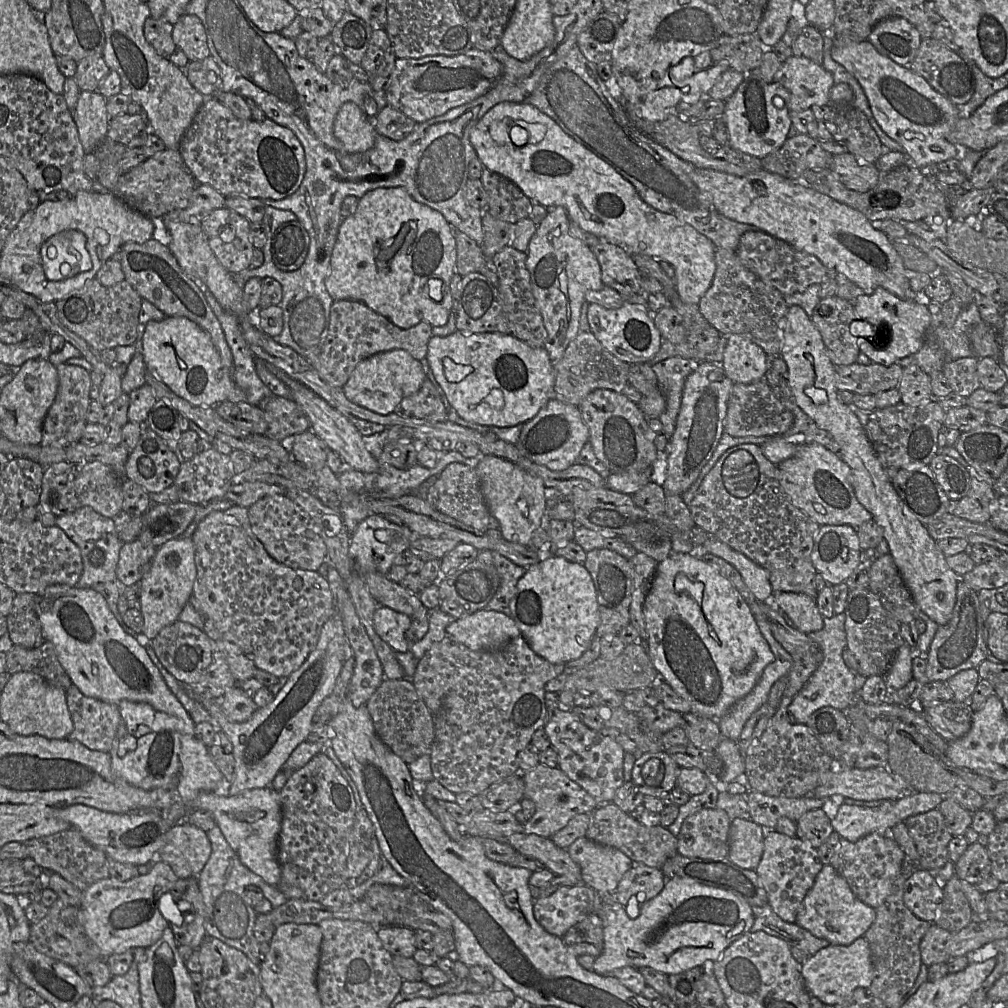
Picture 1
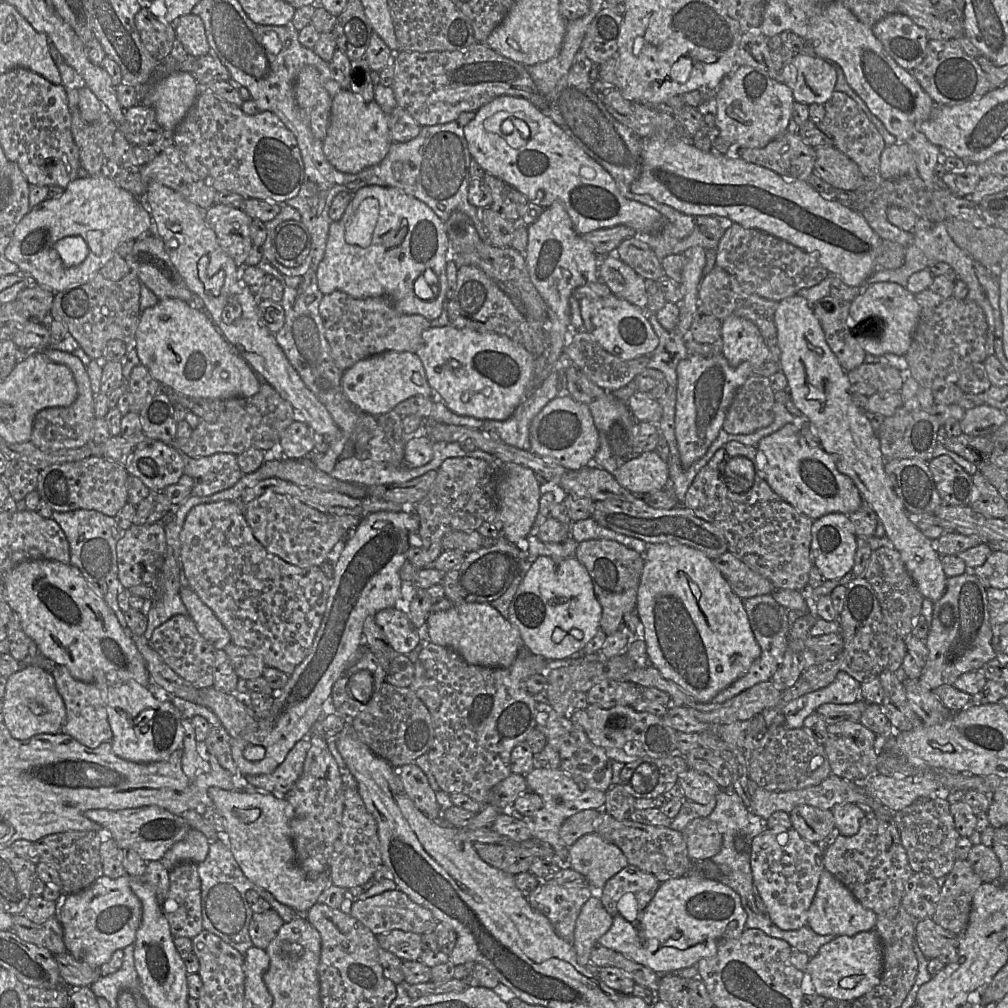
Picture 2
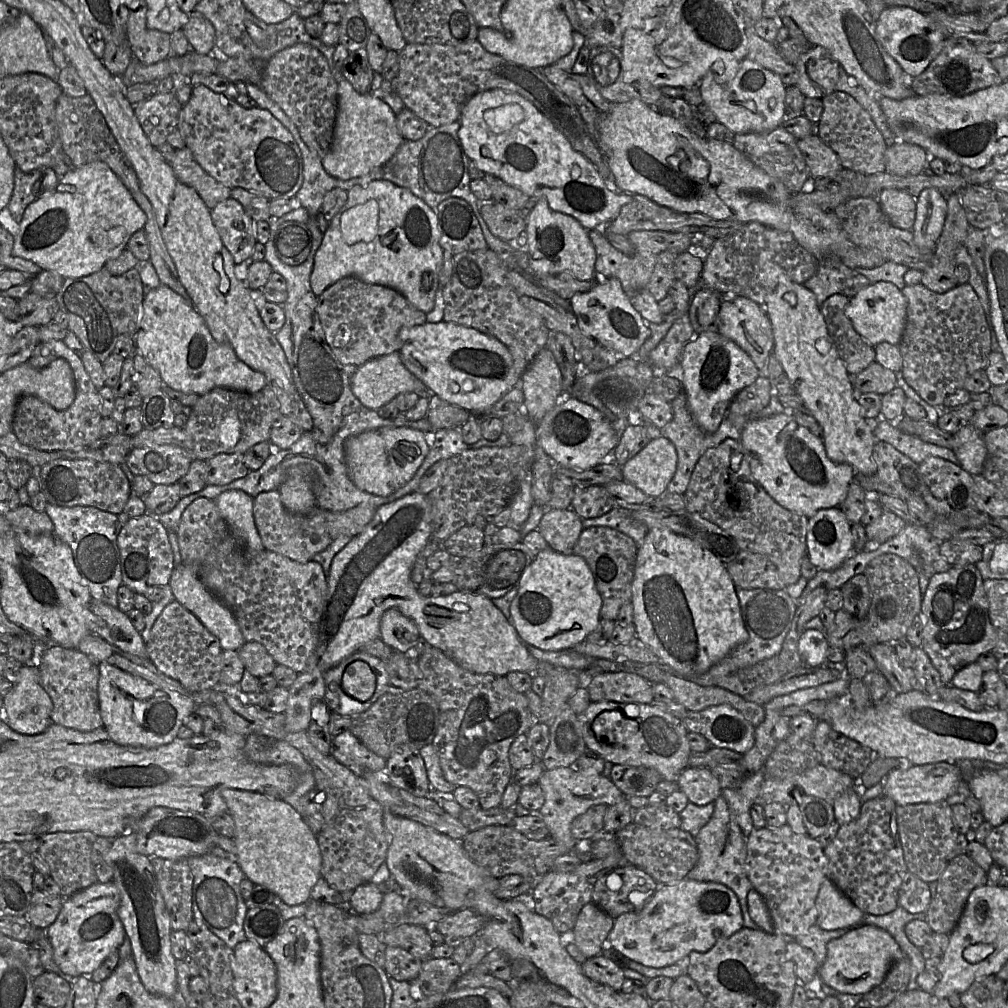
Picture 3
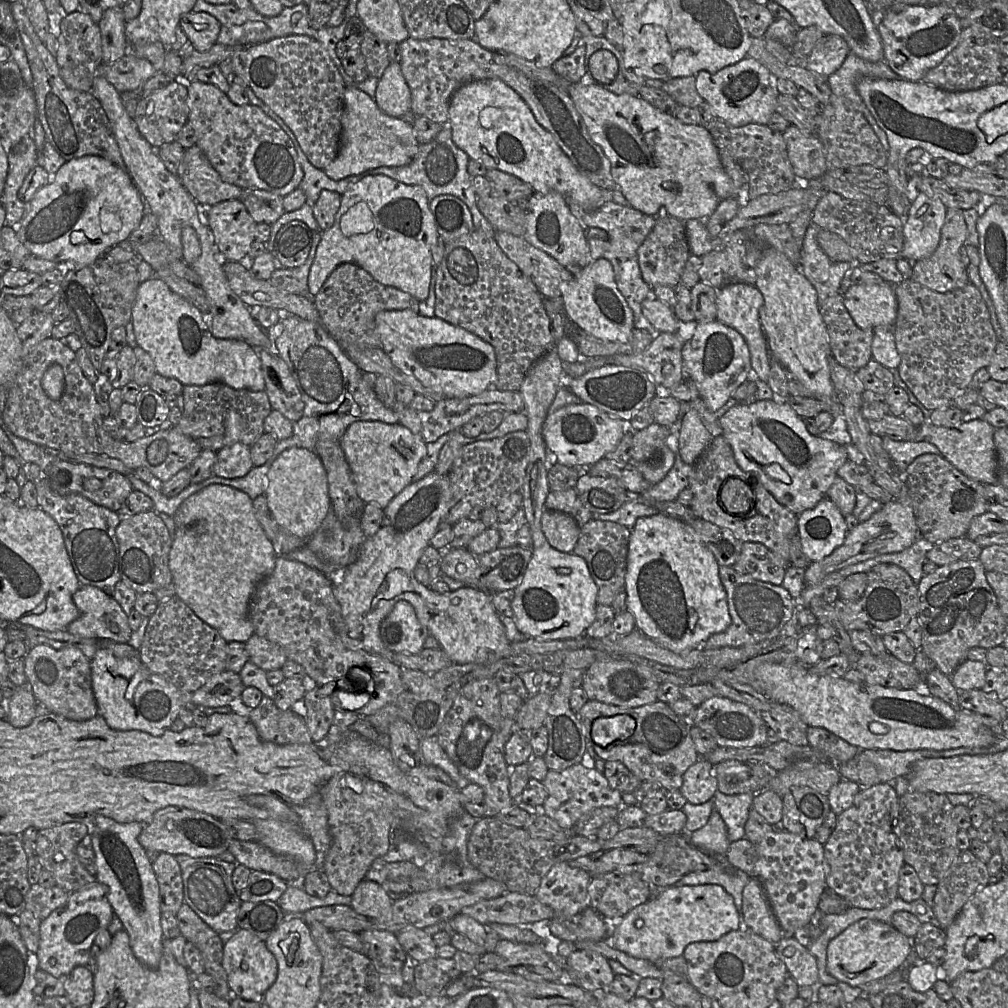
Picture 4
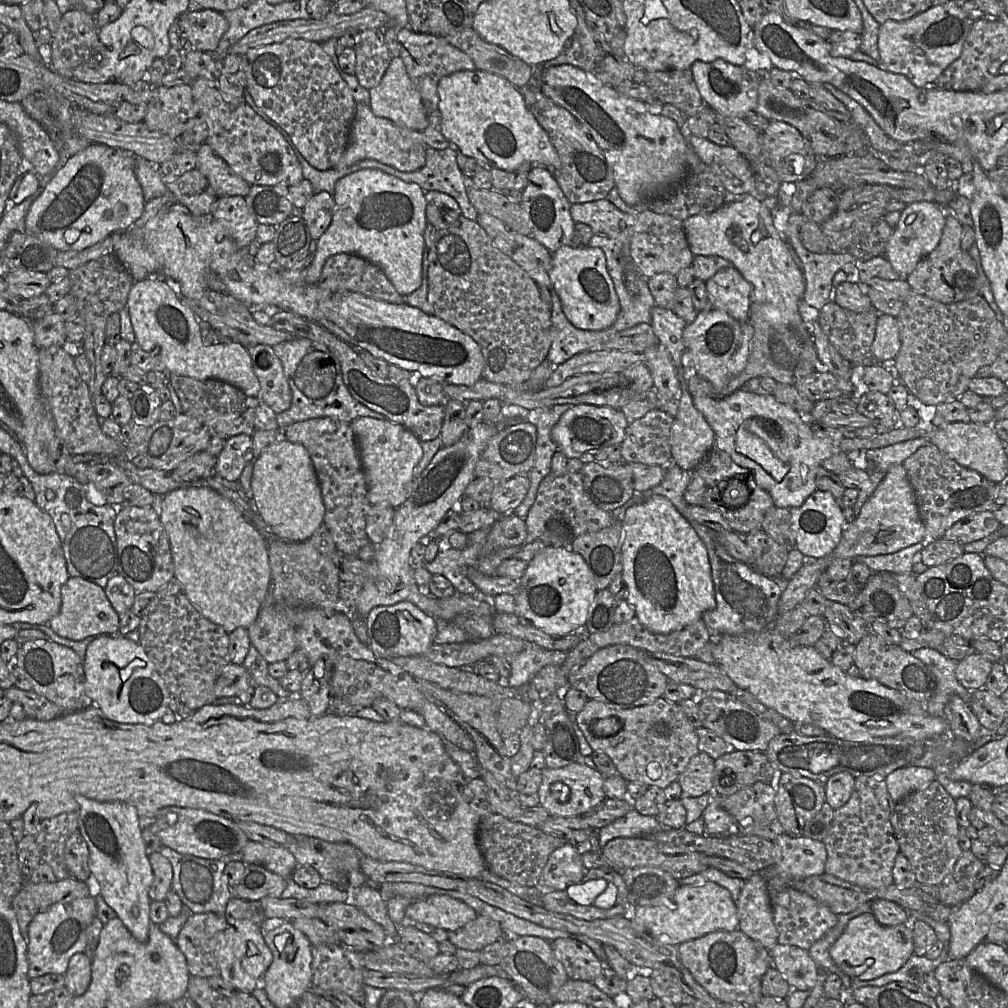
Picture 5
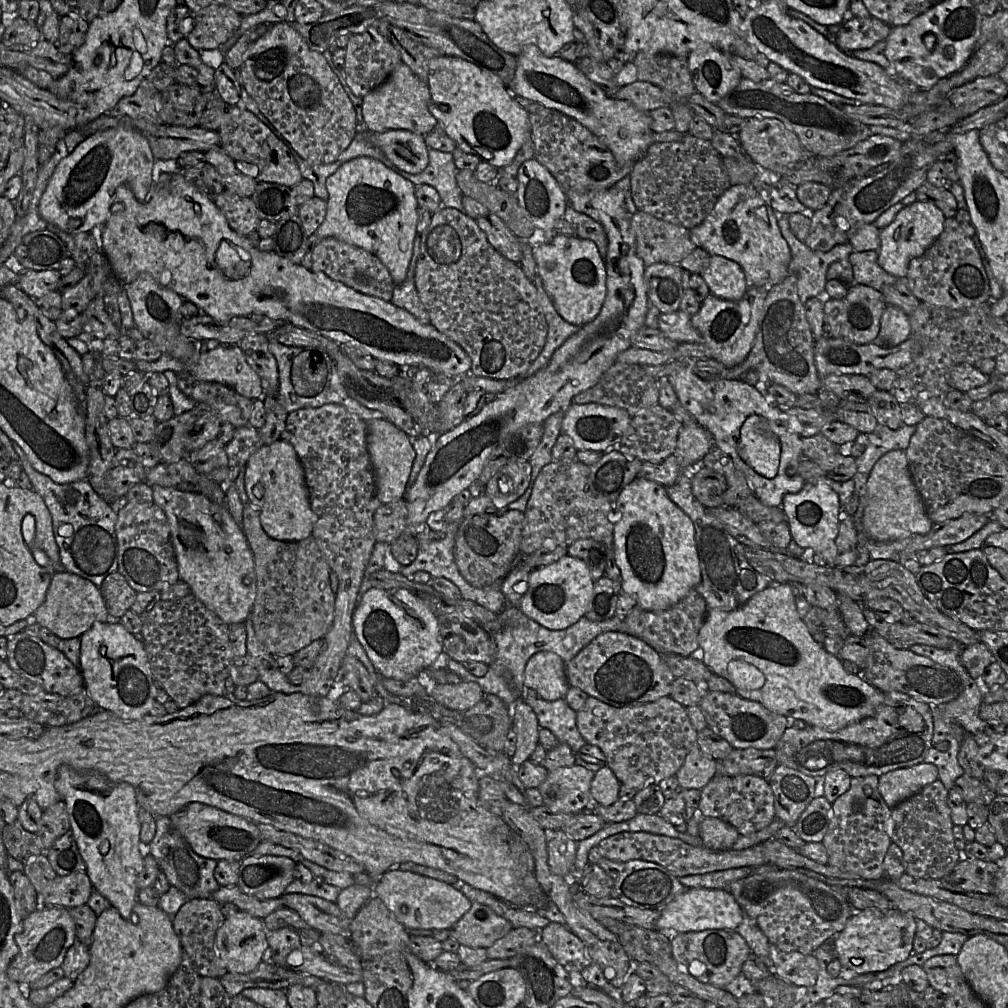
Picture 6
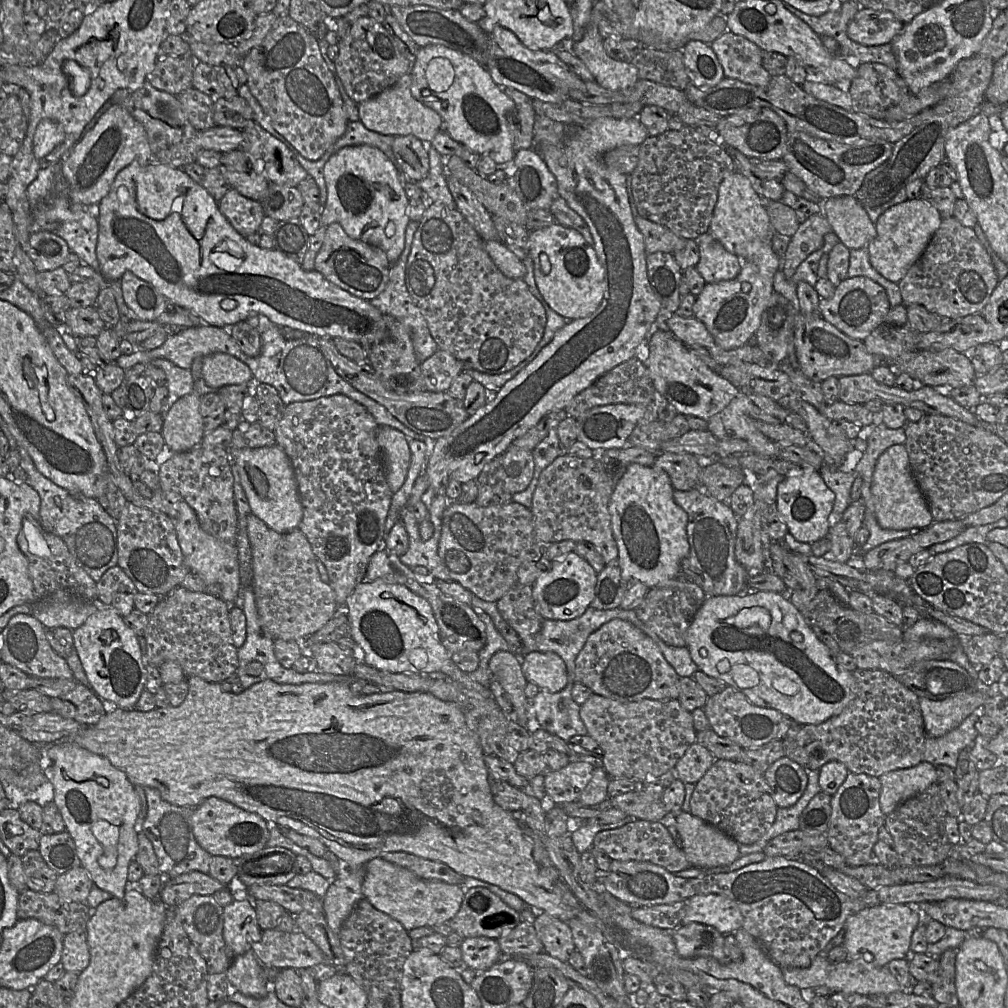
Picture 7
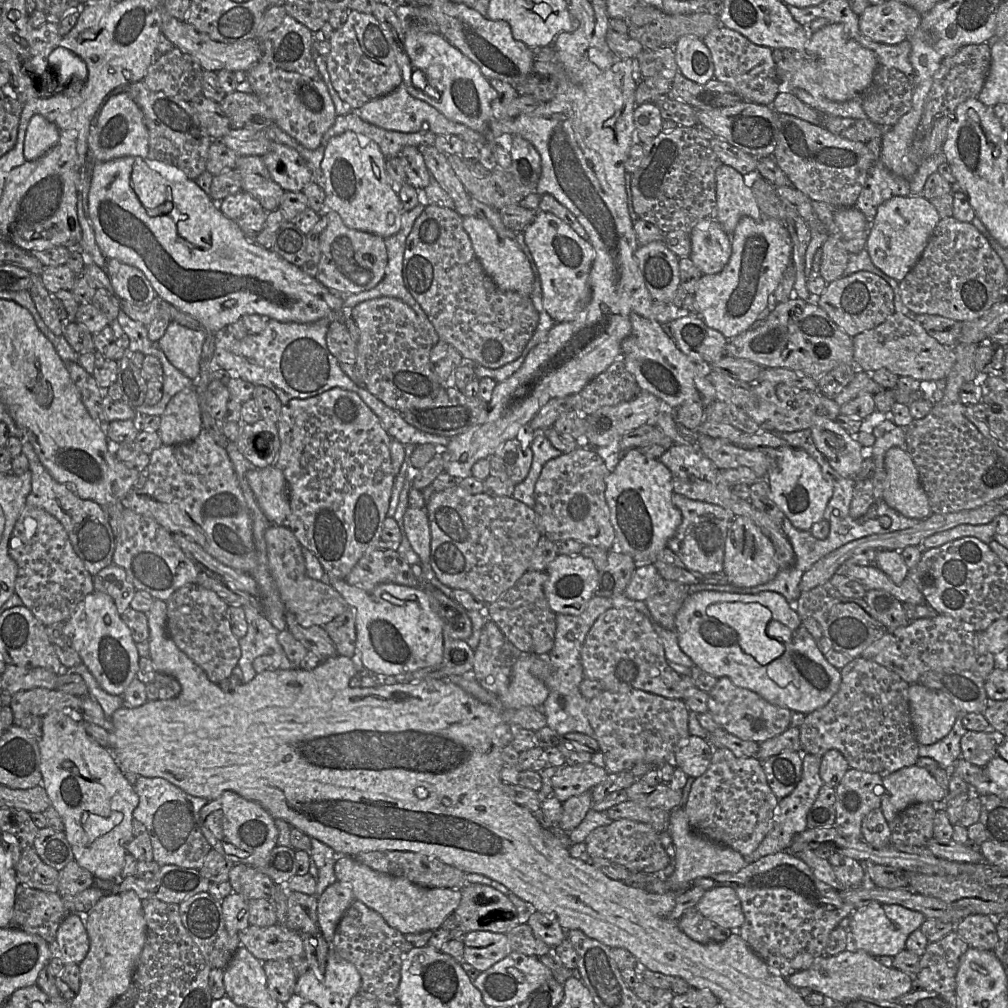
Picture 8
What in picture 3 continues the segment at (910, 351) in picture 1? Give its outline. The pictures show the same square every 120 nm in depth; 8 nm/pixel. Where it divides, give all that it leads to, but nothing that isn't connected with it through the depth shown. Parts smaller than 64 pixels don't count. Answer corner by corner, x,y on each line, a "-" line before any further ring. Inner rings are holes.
875,282
849,299
845,313
855,331
872,347
881,342
898,346
906,325
907,300
902,291
891,282

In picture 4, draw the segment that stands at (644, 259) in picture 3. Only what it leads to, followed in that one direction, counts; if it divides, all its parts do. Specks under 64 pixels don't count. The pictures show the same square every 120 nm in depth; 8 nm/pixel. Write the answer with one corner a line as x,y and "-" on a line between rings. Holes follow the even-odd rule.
608,201
595,210
580,213
579,219
585,227
598,227
607,232
608,238
606,240
587,239
592,262
599,258
605,258
611,263
617,288
633,312
634,328
648,330
654,339
660,332
653,328
641,310
642,301
652,295
652,289
642,278
637,251
652,230
656,221
655,217
643,214
629,205
623,206

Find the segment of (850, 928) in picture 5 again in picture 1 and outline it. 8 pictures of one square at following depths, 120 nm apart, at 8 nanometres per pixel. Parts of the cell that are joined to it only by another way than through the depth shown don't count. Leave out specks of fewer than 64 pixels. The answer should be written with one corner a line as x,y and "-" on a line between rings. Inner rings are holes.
863,936
849,945
830,944
820,949
802,964
801,969
810,994
825,1005
842,1003
856,988
869,988
873,980
871,950

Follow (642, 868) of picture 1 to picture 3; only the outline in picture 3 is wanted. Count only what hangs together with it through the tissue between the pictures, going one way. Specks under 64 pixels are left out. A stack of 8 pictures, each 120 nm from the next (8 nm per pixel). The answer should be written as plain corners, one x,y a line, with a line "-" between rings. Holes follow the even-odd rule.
621,865
610,869
593,884
592,902
615,919
624,913
640,911
658,888
659,884
640,868

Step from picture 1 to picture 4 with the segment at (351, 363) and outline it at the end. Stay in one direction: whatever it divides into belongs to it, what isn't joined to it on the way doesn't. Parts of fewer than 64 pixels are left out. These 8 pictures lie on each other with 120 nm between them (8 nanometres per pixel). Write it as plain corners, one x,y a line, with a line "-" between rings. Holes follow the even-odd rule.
346,262
338,265
328,276
320,290
313,297
320,314
321,324
342,350
352,346
381,348
381,341
375,330
375,317
384,310
409,309
419,312
419,302
407,292
376,281
357,264

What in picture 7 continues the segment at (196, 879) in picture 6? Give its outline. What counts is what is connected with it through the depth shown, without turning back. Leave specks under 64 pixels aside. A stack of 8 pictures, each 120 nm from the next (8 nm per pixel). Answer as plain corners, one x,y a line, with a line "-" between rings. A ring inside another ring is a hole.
145,787
144,793
147,813
141,823
141,830
152,843
161,873
168,877
195,871
208,874
212,855
205,851
194,837
191,817
195,807
173,805
165,801
156,788

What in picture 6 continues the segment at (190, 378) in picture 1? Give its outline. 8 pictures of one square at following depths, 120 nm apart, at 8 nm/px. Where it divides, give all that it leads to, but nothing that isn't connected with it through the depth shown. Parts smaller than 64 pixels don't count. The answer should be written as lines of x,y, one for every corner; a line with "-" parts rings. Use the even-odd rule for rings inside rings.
140,275
129,284
125,291
133,313
134,323
144,338
151,340
164,354
168,354
185,365
197,379
205,382
218,382
231,387
240,395
252,400
264,397
261,379
248,364
238,344
220,344
207,350
204,341
191,339
181,333
181,306
184,298
172,290
162,287
152,278

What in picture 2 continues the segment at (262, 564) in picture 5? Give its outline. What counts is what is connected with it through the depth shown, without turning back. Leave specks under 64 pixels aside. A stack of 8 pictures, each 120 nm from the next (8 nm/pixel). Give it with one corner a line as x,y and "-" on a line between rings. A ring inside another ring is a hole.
182,586
180,597
199,633
217,650
231,643
231,636
214,612
189,587

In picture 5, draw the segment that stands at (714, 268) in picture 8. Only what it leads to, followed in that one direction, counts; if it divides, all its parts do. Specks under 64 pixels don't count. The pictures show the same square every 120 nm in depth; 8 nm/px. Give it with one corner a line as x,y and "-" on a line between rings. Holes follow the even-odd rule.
736,267
720,269
705,284
714,309
724,311
740,322
749,321
752,286

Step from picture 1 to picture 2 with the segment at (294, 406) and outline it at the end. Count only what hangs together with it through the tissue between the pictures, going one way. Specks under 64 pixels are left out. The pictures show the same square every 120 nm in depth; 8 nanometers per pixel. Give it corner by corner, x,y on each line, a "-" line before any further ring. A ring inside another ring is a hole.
265,382
253,396
225,400
225,409
216,421
200,420
190,437
177,437
170,445
186,458
200,458
215,453
239,455
250,447
266,451
279,444
283,432
295,420
297,415
292,405
273,386

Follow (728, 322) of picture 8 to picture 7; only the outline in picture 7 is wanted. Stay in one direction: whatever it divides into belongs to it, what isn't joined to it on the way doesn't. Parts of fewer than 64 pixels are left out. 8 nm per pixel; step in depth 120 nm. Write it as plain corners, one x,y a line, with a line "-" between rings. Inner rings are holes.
769,245
752,260
742,261
741,271
736,278
705,284
702,292
696,297
693,315
706,326
718,346
733,350
753,341
762,314
774,292
774,275
780,262

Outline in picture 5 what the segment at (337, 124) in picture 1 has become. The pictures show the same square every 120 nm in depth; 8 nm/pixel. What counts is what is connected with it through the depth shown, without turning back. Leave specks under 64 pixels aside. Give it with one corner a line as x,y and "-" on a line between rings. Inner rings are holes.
357,103
348,145
335,168
346,168
361,160
372,159
399,171
416,171
426,162
426,148
422,131
410,130
388,119
377,117
369,105

